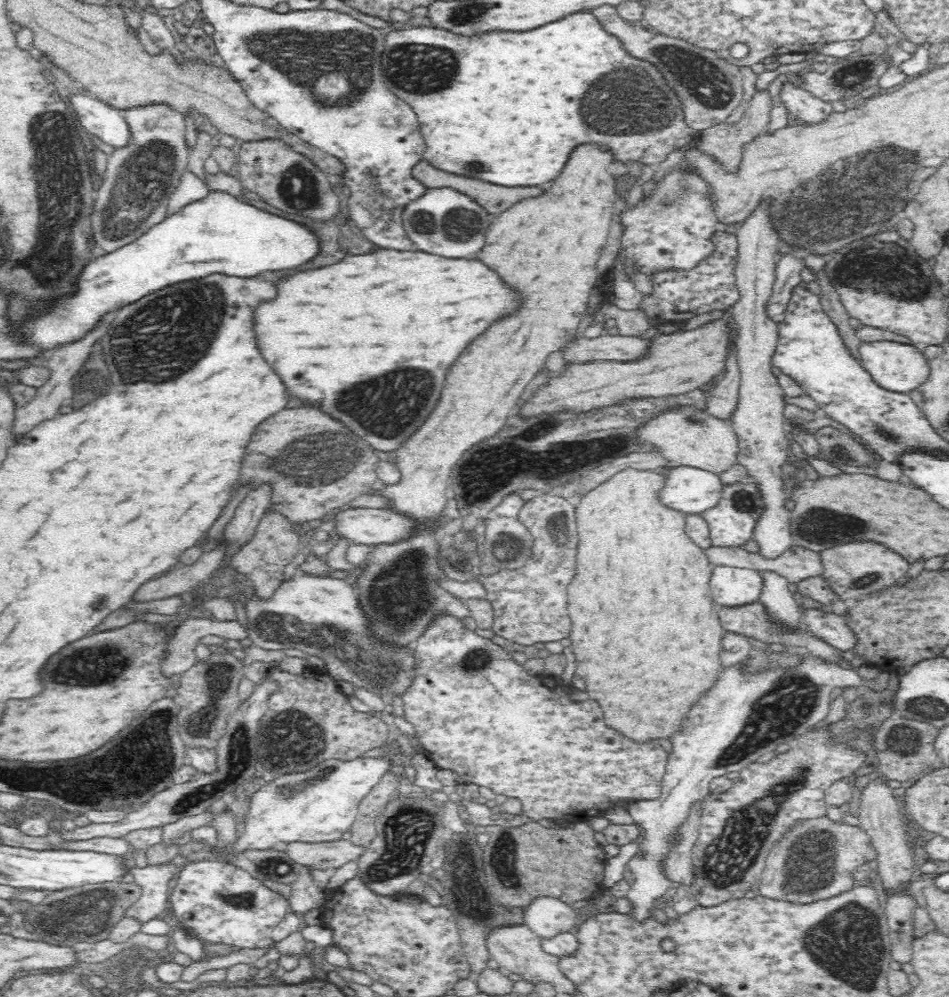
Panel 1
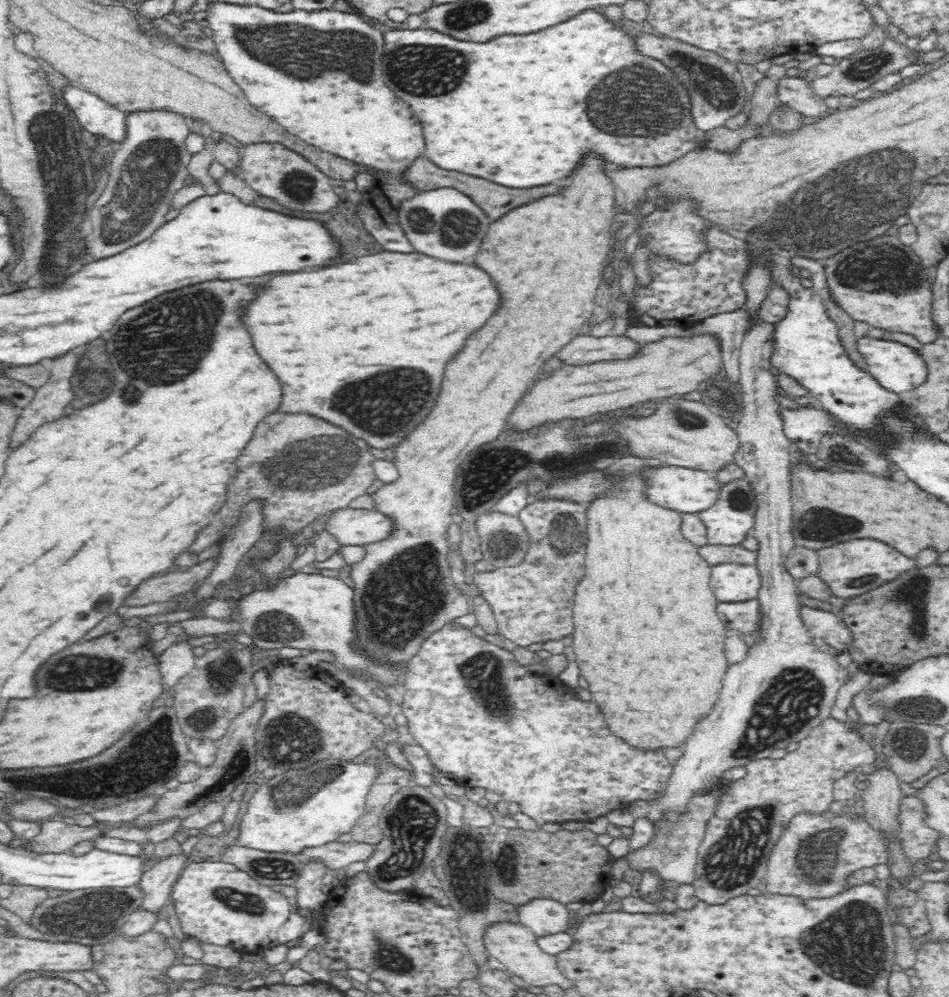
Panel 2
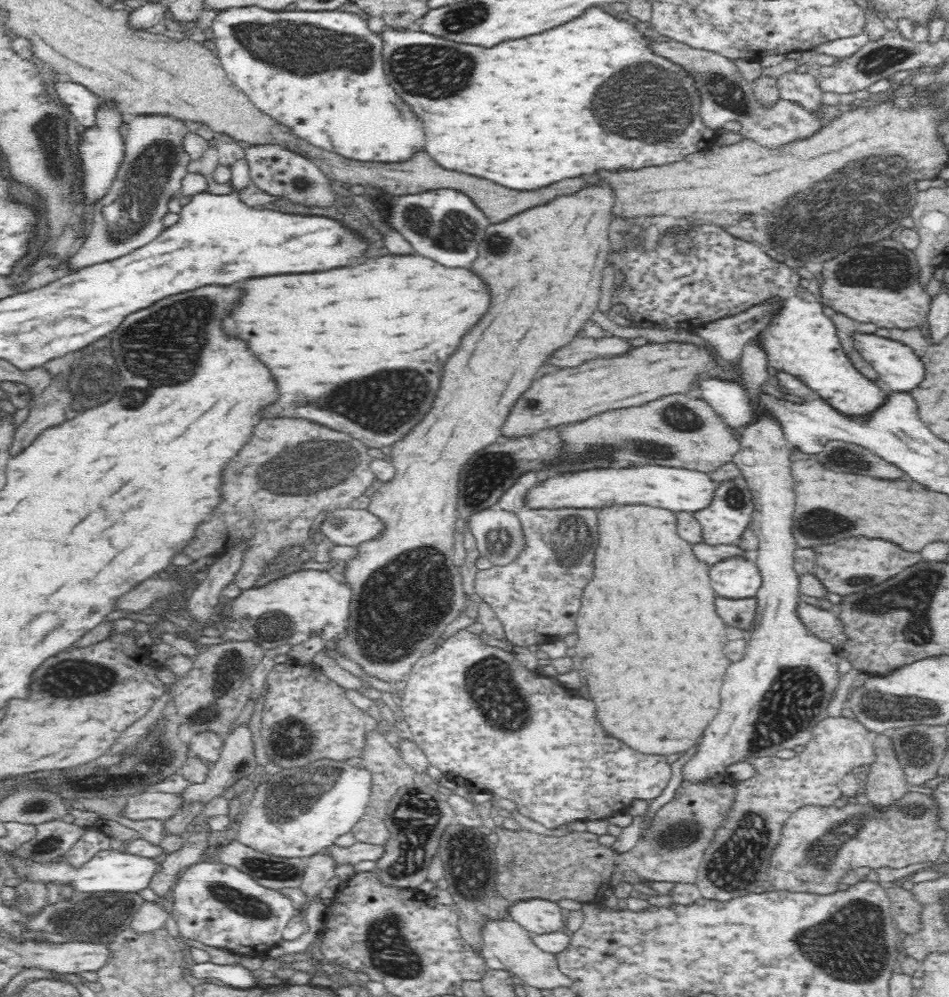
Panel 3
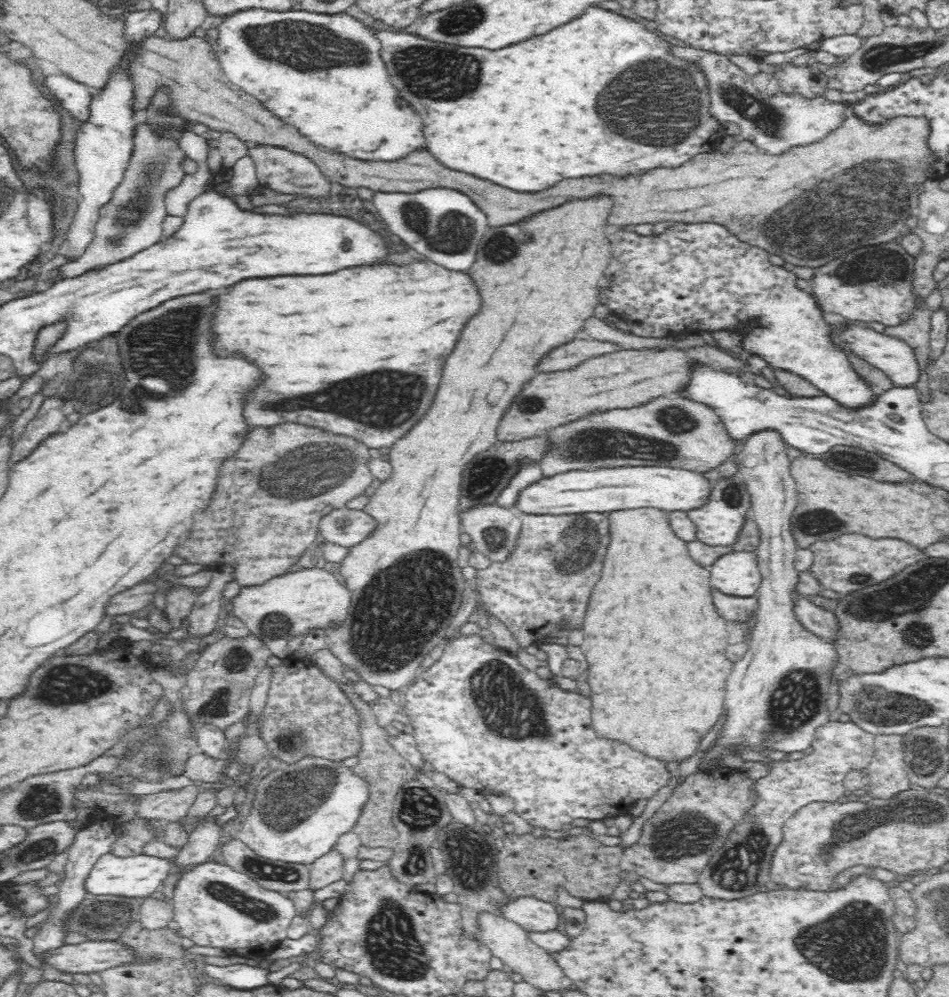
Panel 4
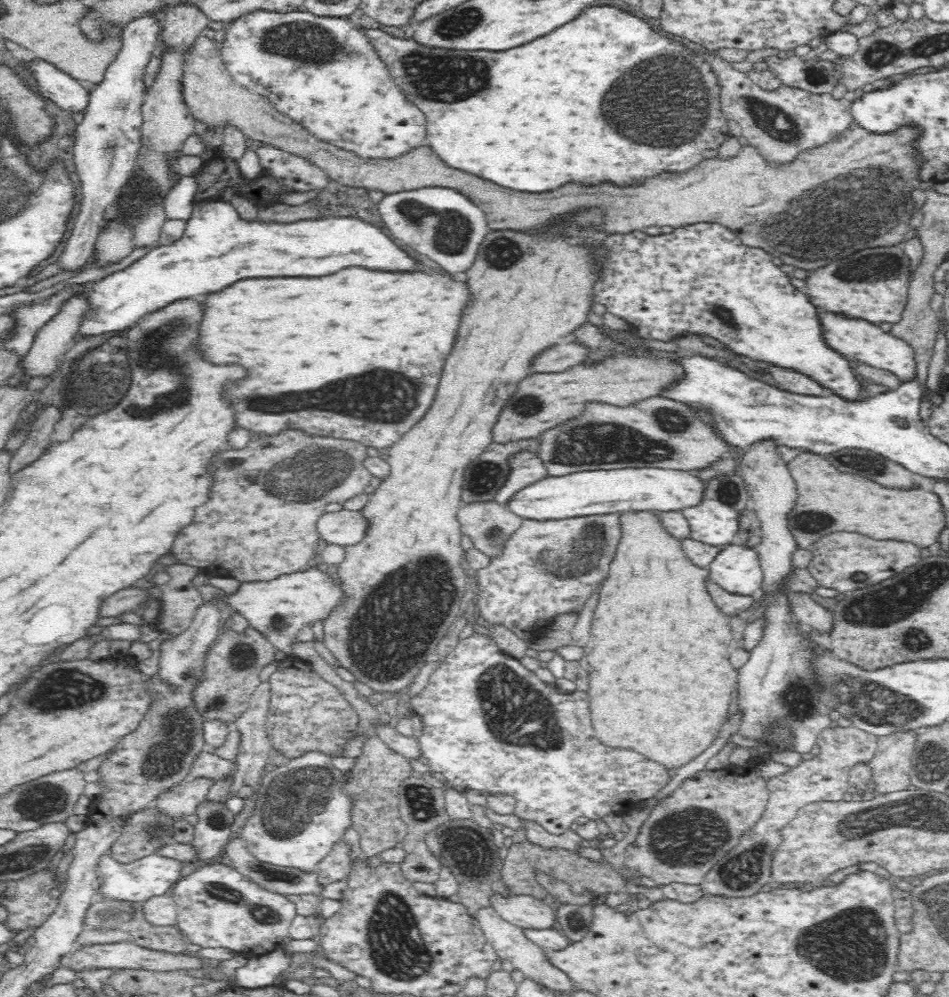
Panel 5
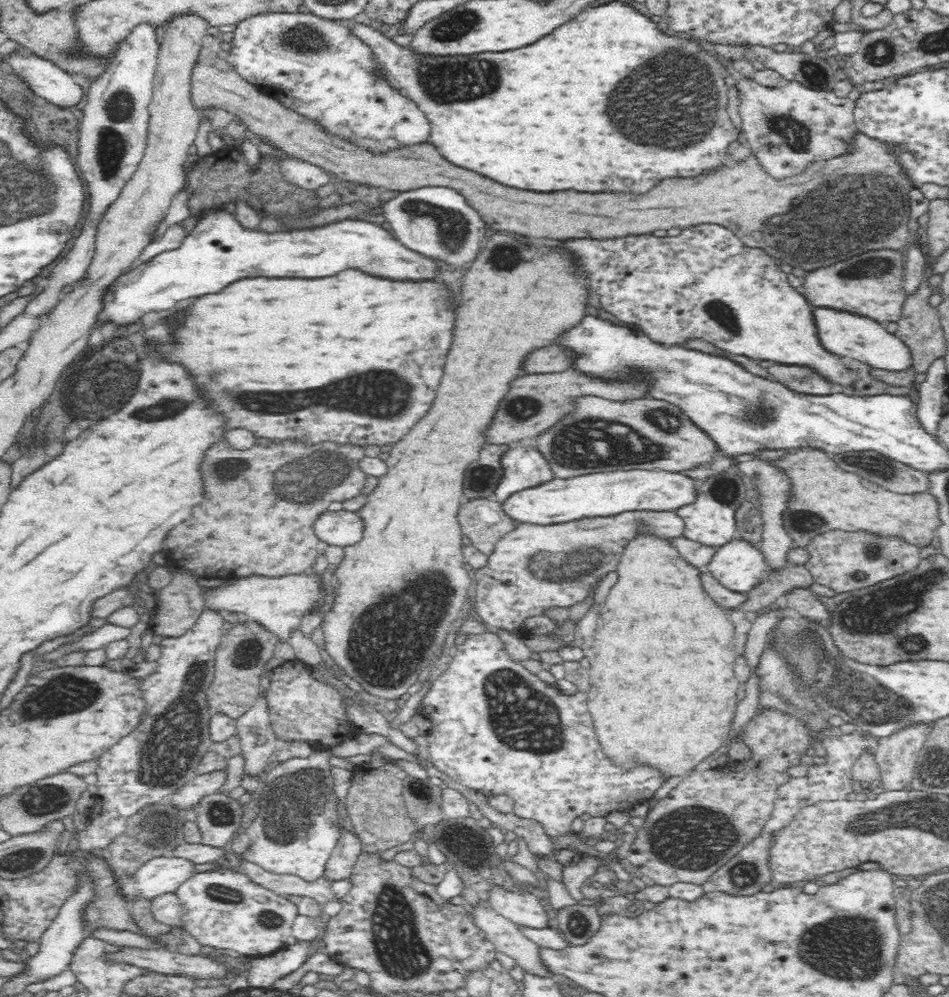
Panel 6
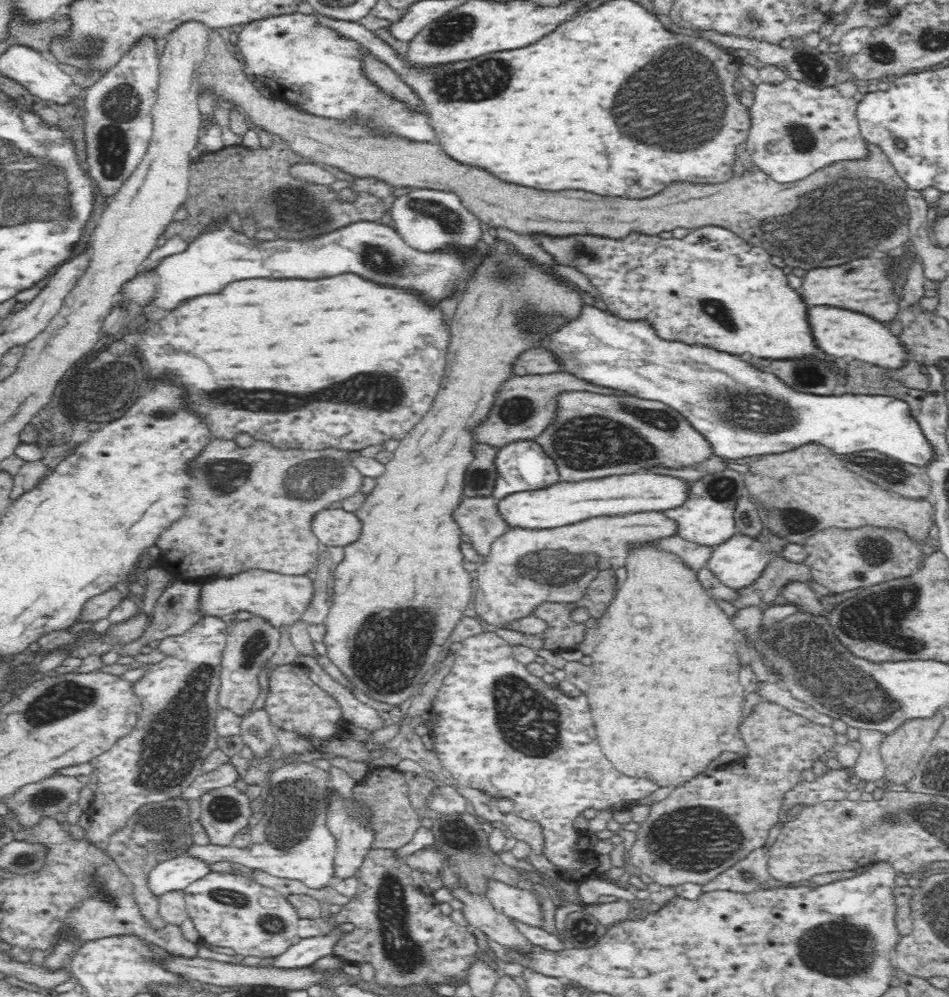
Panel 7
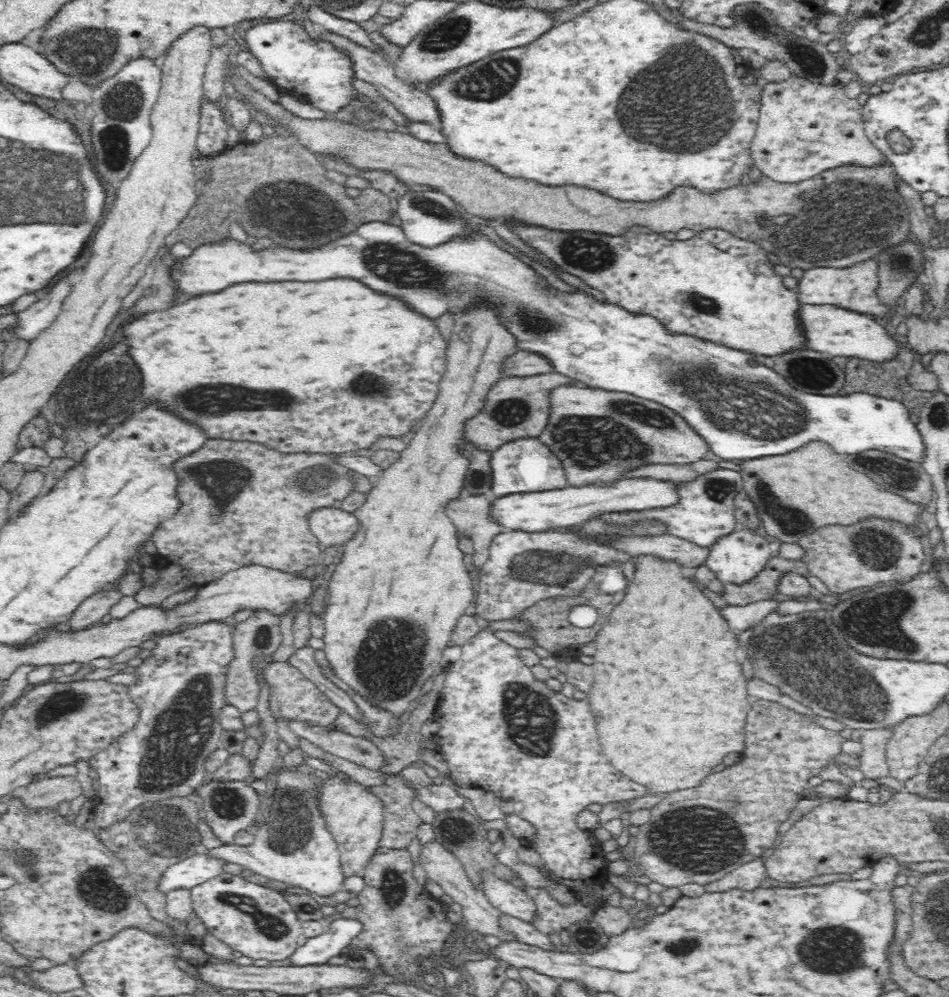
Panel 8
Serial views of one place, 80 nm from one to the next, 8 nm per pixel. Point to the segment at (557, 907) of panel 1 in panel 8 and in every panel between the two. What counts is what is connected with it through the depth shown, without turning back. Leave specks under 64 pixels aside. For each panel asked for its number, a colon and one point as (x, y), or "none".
2: (544, 916)
3: (539, 916)
4: (534, 915)
5: (525, 911)
6: (522, 908)
7: (518, 904)
8: (509, 899)

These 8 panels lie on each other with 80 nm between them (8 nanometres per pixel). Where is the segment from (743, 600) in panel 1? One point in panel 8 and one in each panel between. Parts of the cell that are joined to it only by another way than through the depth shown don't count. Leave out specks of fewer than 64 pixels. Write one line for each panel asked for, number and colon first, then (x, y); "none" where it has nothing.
2: (730, 582)
3: (734, 579)
4: (737, 574)
5: (737, 570)
6: (739, 566)
7: (739, 562)
8: (736, 559)

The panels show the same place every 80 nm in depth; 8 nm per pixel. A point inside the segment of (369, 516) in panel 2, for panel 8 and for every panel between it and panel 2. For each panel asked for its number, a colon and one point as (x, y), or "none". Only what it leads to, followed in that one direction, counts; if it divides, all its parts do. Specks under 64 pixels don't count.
3: (347, 527)
4: (343, 527)
5: (345, 528)
6: (342, 528)
7: (336, 527)
8: (330, 526)

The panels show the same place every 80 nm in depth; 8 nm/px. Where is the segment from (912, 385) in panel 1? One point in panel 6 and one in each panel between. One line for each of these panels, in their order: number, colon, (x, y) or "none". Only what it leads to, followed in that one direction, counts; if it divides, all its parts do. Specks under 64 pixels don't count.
2: (897, 367)
3: (899, 369)
4: (895, 358)
5: (868, 342)
6: (862, 339)

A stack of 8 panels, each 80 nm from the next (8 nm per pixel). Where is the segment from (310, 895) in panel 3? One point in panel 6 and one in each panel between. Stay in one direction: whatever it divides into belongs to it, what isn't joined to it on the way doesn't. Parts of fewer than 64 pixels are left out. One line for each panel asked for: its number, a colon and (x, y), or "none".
4: (328, 868)
5: (336, 865)
6: (339, 866)

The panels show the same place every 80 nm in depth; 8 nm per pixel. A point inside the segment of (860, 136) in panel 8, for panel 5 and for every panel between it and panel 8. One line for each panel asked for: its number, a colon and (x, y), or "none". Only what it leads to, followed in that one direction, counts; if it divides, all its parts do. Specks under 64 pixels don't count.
5: (780, 124)
6: (787, 127)
7: (795, 128)

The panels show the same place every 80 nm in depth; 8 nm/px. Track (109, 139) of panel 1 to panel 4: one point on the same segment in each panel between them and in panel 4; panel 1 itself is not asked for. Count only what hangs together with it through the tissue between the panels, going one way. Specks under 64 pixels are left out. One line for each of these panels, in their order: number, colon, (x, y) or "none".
2: (100, 118)
3: (84, 104)
4: (74, 96)

